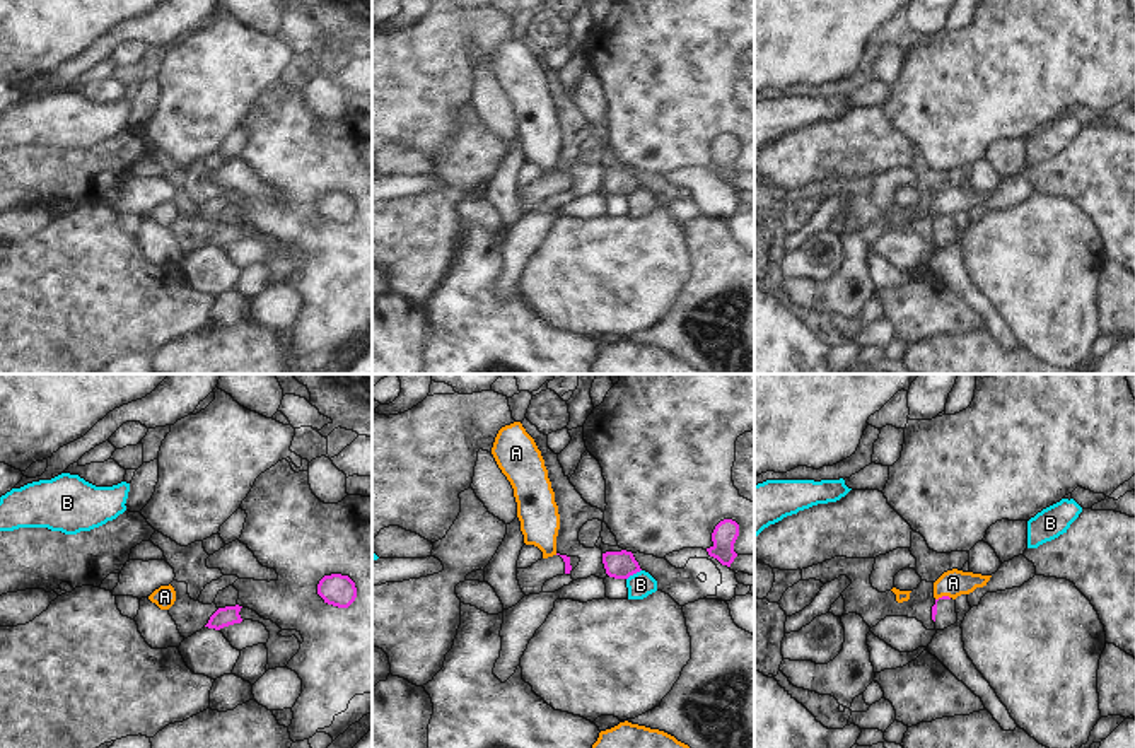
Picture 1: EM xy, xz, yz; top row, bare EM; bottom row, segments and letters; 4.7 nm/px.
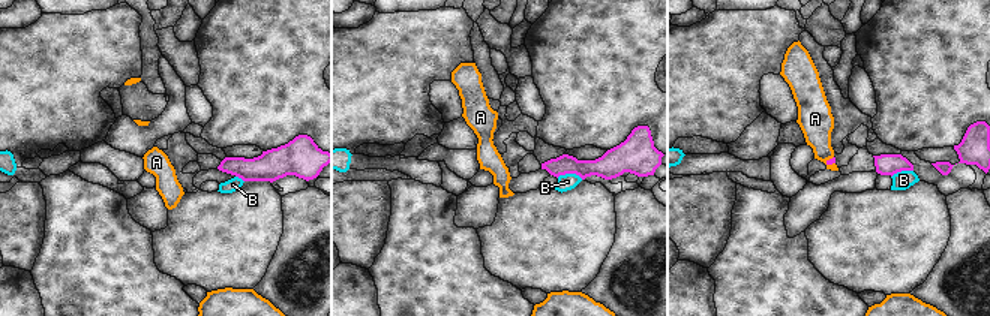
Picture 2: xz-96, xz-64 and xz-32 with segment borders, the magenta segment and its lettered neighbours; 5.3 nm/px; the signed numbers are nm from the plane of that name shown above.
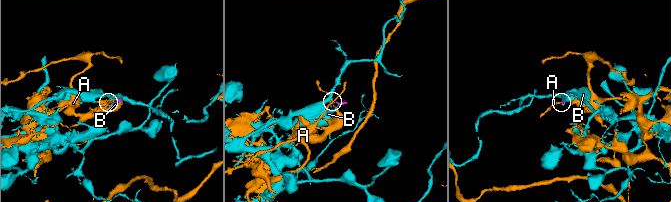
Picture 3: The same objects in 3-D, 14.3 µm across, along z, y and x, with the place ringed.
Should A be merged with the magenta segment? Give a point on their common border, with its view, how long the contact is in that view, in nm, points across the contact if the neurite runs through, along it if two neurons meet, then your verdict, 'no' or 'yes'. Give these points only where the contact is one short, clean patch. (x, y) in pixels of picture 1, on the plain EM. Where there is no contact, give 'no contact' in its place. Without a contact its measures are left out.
yz (942, 214) | 70 nm | along yz (949, 214), (936, 217) | no

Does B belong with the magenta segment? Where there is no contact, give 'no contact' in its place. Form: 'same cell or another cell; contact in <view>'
another cell; contact in xz

